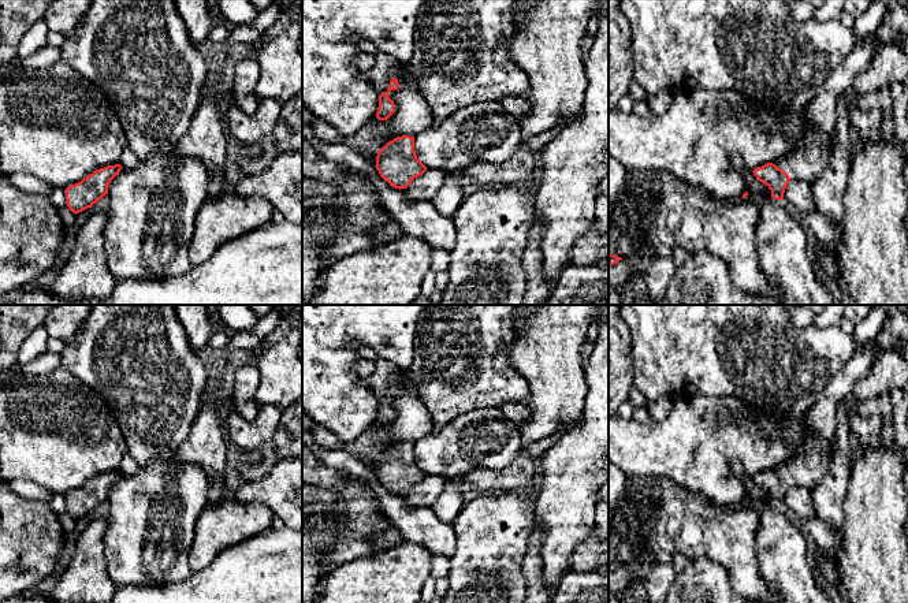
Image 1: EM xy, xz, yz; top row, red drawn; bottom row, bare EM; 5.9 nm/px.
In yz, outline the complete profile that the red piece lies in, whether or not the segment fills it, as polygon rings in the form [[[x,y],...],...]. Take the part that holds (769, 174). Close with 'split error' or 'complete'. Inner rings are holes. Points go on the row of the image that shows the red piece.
[[[875,36],[870,44],[855,46],[805,108],[808,129],[797,148],[775,164],[767,163],[752,171],[771,190],[774,200],[784,198],[790,179],[812,183],[822,172],[829,159],[830,135],[836,130],[837,103],[883,45],[887,42]]] | split error

